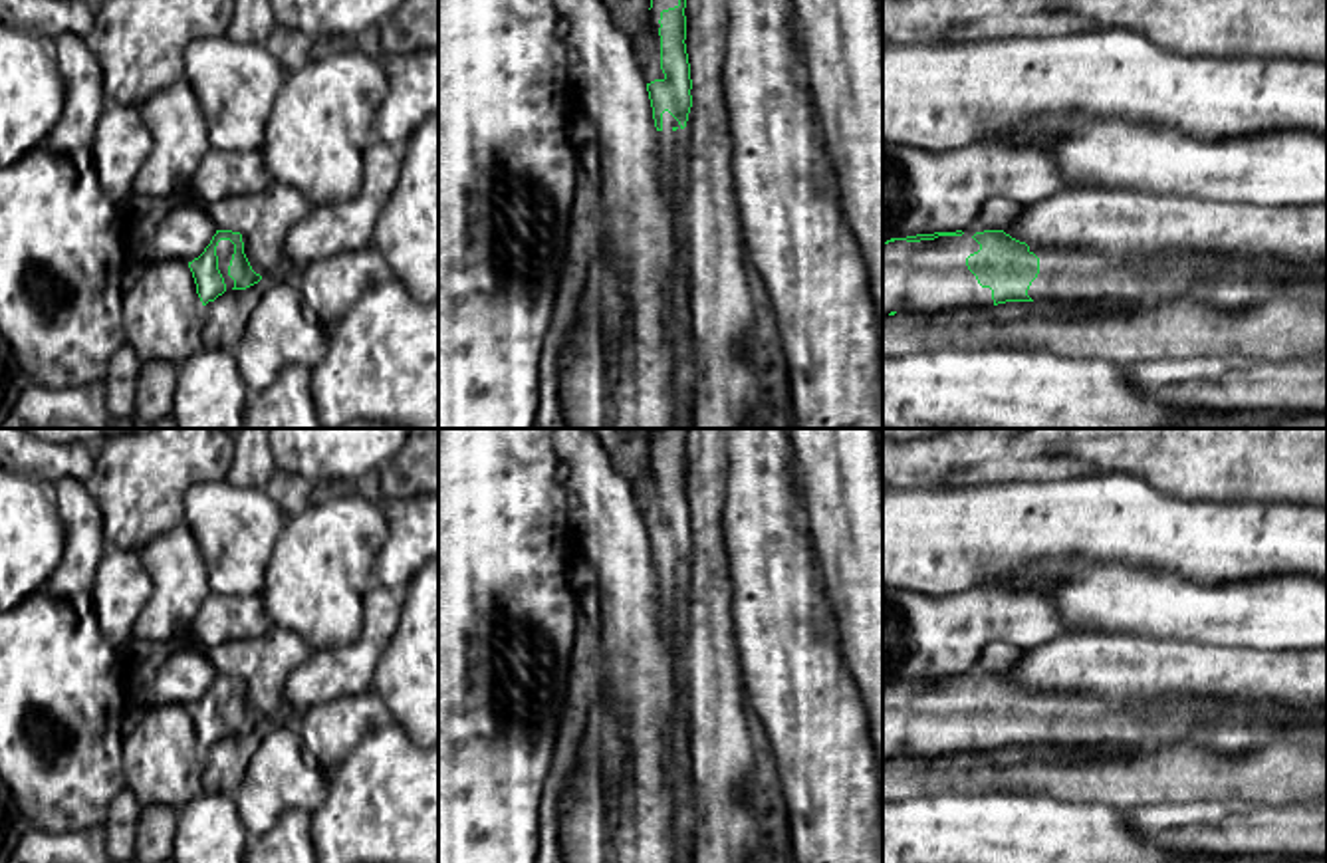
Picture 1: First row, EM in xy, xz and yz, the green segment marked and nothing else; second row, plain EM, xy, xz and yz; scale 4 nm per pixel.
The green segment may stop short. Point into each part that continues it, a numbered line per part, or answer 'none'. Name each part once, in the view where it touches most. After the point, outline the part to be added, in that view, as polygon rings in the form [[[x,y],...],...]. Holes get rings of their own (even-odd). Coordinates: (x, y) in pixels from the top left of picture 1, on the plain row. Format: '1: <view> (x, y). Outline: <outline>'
1: xy (225, 693). Outline: [[[220,684],[216,690],[216,700],[218,700],[218,714],[224,722],[226,734],[234,732],[234,724],[228,720],[232,698],[234,698],[234,688],[230,684]]]
2: xz (647, 489). Outline: [[[659,429],[653,438],[653,452],[645,474],[633,484],[637,506],[645,518],[645,528],[664,524],[661,514],[661,456],[678,450],[678,429]]]

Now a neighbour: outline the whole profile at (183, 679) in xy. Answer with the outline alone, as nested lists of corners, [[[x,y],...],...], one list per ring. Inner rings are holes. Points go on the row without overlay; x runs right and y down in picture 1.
[[[181,643],[163,663],[153,682],[133,700],[147,710],[157,704],[192,706],[204,696],[214,678],[216,671],[206,655]]]

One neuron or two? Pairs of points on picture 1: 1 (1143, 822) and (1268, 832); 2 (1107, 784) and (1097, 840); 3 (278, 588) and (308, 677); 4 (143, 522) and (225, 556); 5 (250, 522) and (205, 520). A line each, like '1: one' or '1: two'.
1: one
2: two
3: two
4: two
5: one

